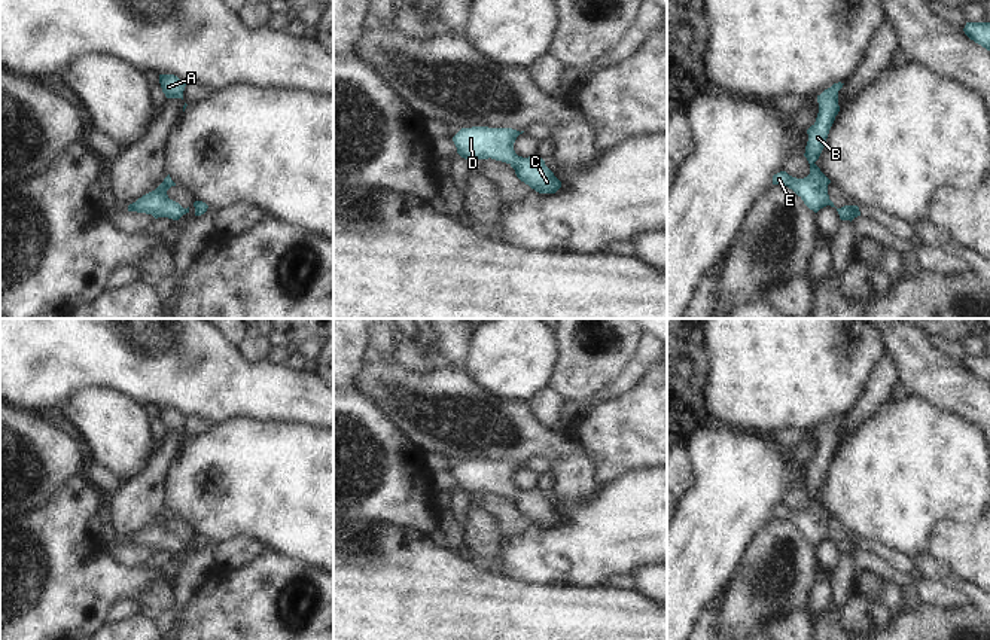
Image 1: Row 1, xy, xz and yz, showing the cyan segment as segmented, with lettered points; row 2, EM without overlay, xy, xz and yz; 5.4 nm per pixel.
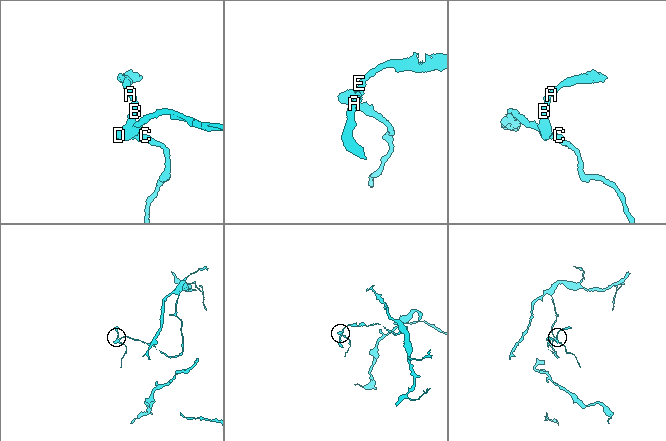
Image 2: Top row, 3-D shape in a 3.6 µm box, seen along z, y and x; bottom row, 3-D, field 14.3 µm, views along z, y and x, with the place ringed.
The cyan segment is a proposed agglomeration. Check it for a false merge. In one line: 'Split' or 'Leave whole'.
Leave whole.

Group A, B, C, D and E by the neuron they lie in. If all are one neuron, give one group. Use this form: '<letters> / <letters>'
A B C D E

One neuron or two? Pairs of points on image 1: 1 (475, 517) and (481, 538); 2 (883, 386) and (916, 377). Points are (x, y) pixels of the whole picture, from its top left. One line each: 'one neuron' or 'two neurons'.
1: one neuron
2: two neurons

